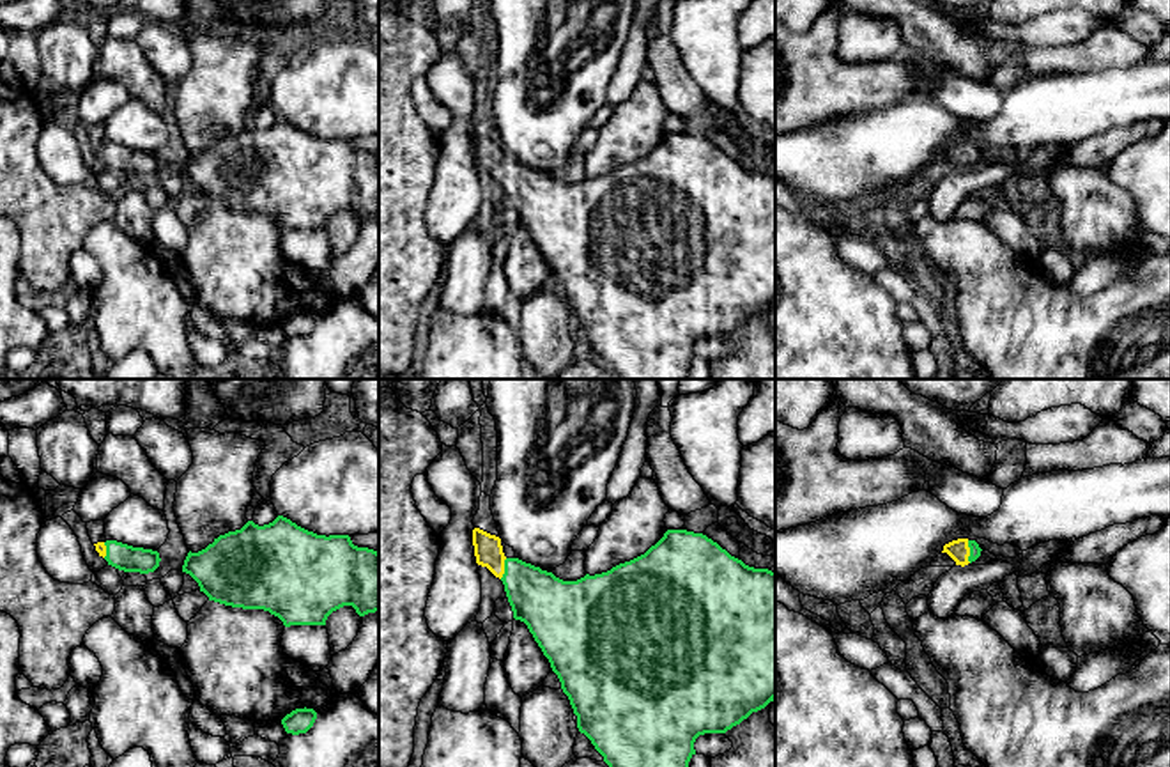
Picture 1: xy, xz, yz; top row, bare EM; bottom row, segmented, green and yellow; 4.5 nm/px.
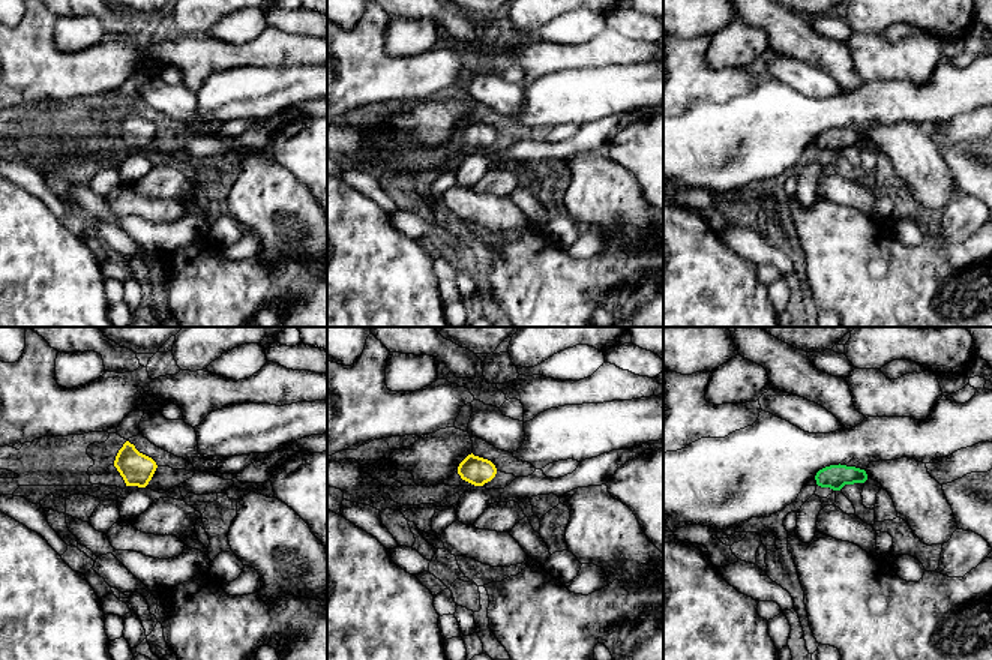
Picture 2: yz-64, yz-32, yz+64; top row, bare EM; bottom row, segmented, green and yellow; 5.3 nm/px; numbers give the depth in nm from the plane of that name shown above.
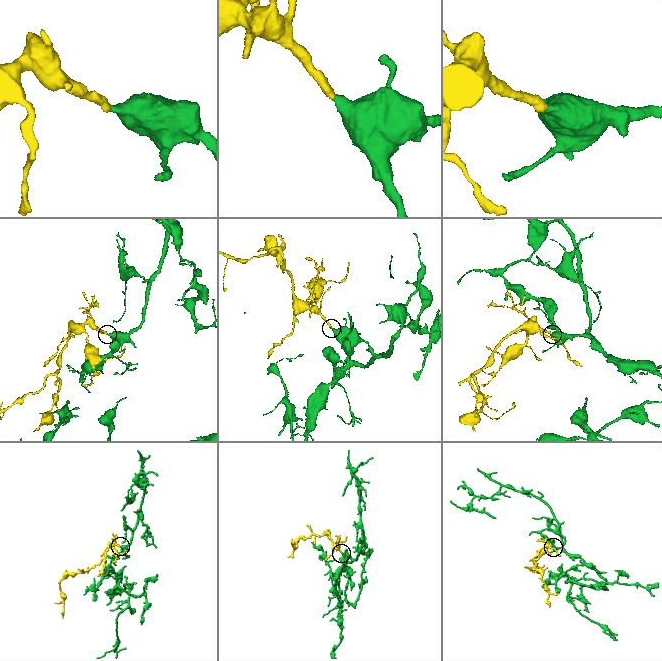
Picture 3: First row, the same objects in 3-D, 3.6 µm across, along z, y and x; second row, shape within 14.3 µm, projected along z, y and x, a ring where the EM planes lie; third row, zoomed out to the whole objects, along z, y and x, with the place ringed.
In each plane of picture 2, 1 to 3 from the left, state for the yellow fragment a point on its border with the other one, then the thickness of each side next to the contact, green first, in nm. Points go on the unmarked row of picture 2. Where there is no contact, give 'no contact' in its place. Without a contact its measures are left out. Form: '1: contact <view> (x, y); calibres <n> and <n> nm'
1: no contact
2: no contact
3: no contact

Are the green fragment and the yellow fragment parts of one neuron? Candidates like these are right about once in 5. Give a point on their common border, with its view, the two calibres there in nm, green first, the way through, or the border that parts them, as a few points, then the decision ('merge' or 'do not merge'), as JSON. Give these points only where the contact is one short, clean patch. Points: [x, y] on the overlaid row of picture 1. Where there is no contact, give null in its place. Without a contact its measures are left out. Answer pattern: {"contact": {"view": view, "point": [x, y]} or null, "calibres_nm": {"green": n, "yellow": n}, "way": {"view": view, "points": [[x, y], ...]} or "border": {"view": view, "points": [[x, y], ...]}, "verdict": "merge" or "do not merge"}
{"contact": {"view": "yz", "point": [970, 551]}, "calibres_nm": {"green": 50, "yellow": 100}, "way": {"view": "yz", "points": [[974, 548], [970, 551], [958, 550]]}, "verdict": "merge"}

